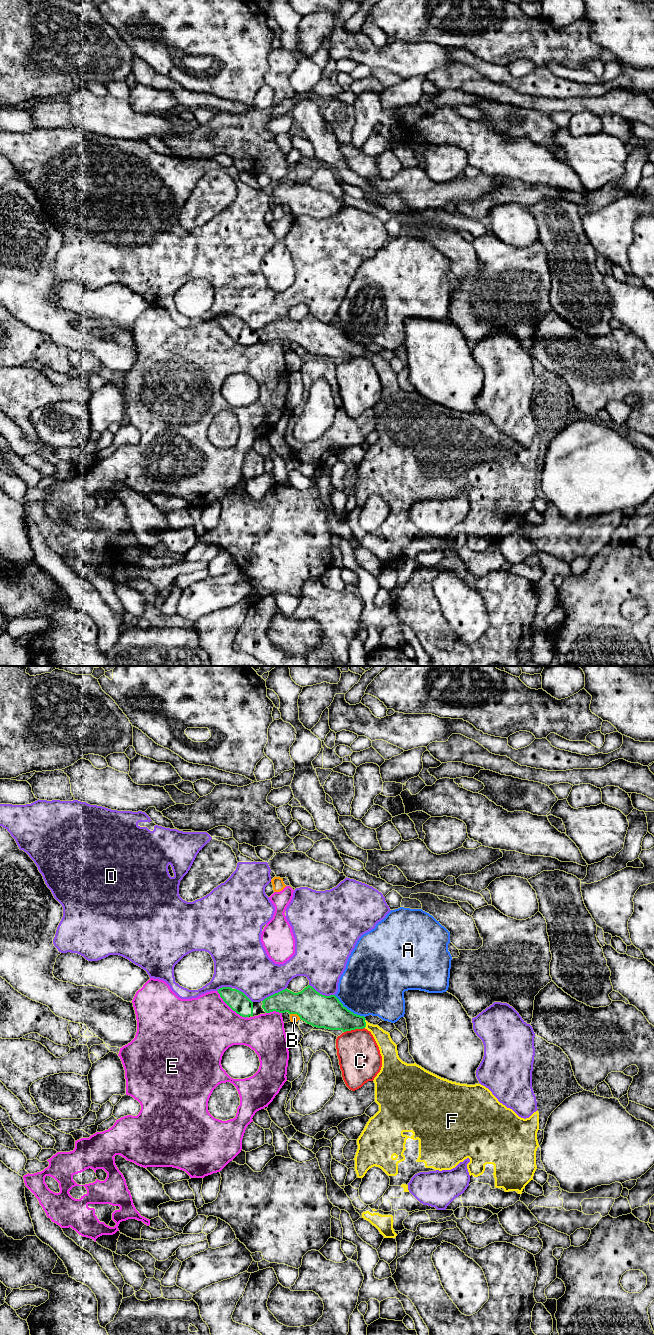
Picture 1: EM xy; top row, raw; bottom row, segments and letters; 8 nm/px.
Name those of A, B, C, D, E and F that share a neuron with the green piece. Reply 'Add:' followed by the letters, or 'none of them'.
Add: F

